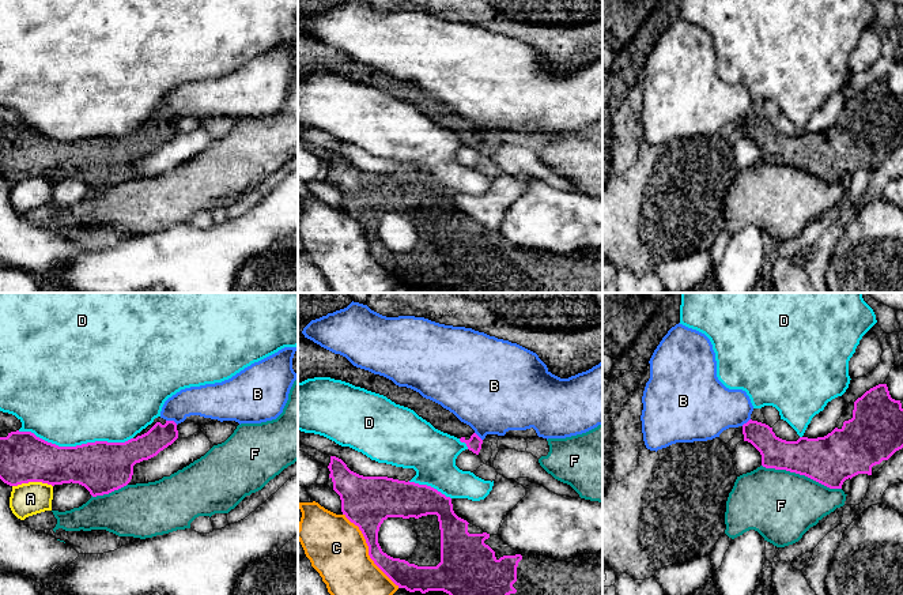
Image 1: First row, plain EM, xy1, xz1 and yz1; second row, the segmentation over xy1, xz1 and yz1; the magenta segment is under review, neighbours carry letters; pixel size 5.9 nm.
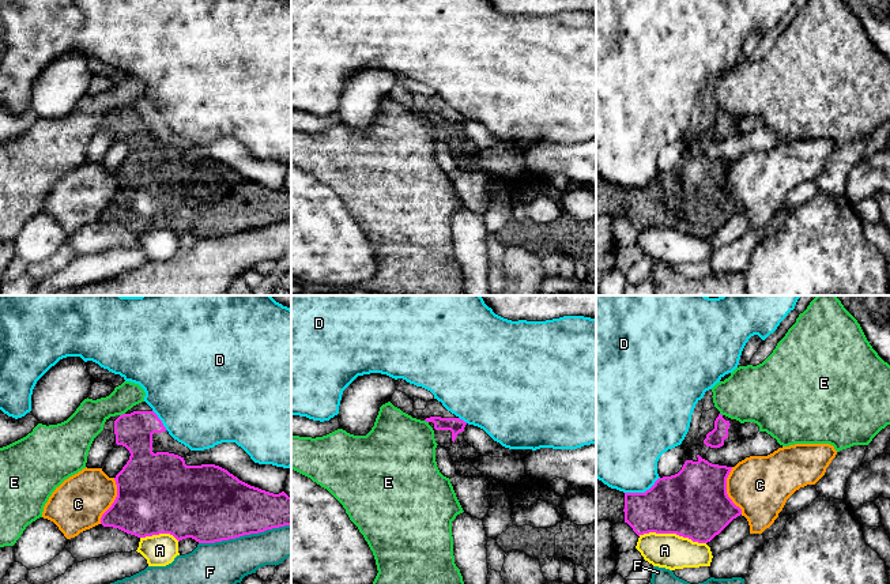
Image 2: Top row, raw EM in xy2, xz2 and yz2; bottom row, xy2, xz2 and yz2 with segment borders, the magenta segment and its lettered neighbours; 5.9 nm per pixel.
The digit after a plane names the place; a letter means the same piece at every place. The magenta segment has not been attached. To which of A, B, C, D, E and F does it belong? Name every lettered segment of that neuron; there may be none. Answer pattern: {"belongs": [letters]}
{"belongs": []}

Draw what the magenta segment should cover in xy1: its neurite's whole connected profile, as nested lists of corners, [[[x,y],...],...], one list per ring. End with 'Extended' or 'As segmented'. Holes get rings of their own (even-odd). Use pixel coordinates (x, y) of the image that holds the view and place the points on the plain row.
[[[160,112],[125,138],[95,136],[76,142],[58,142],[31,127],[16,125],[7,132],[0,132],[0,174],[10,181],[29,177],[54,181],[72,177],[84,181],[92,192],[103,191],[126,181],[136,158],[156,151],[177,133],[177,118]]]. Extended

